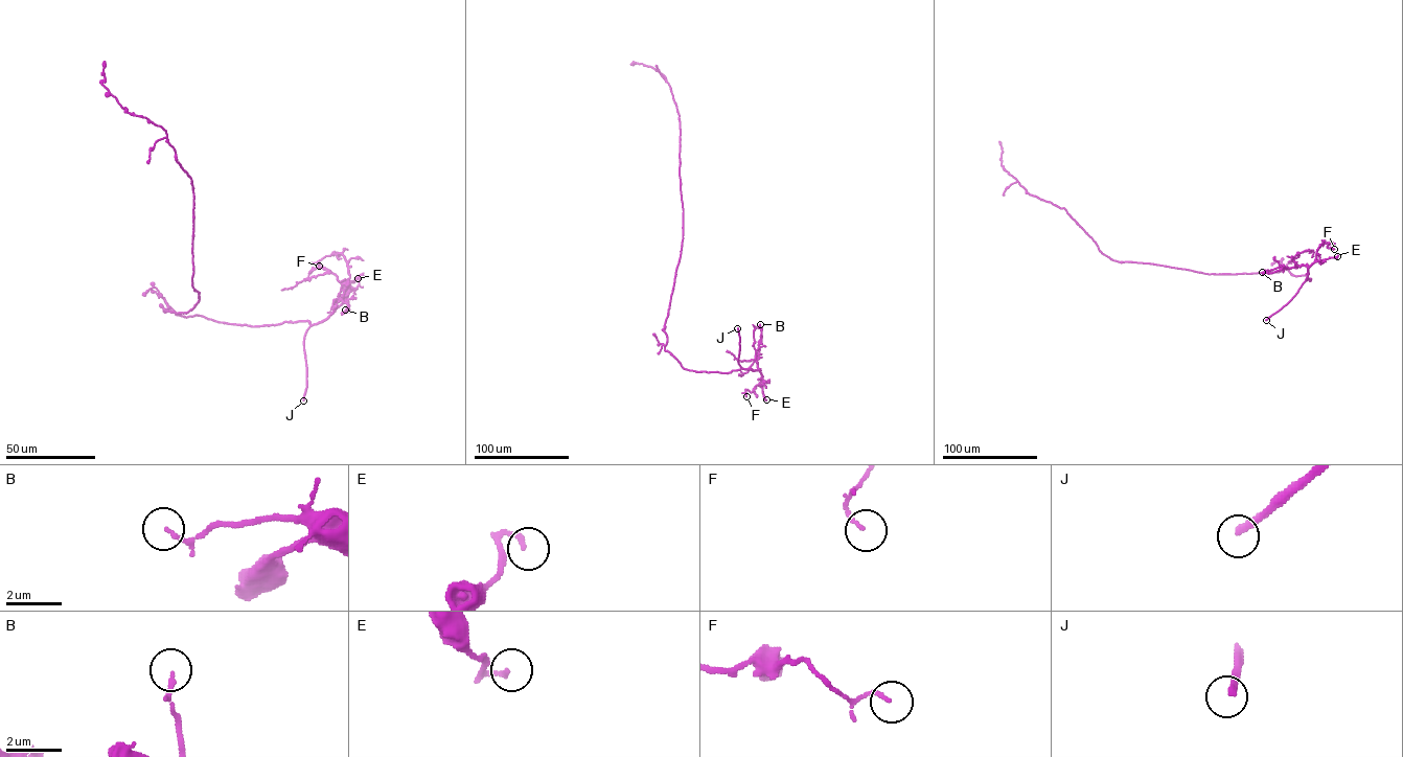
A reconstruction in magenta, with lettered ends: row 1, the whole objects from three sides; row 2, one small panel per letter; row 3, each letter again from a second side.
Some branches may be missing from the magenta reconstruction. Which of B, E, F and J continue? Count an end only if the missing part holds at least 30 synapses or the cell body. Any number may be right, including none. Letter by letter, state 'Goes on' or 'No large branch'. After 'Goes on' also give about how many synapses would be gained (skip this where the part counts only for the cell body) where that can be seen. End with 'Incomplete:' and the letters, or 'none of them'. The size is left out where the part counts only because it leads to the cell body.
B: No large branch
E: No large branch
F: No large branch
J: Goes on
Incomplete: J

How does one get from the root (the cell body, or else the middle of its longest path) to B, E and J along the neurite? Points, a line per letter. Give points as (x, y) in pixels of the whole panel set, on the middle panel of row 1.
B: (680, 256), (664, 331), (665, 350), (684, 368), (727, 373), (741, 368), (758, 370), (760, 324)
E: (680, 256), (664, 326), (665, 350), (688, 370), (727, 373), (741, 368), (758, 370), (766, 399)
J: (680, 256), (664, 326), (665, 350), (688, 370), (727, 373), (739, 370), (741, 367), (738, 362), (737, 328)

